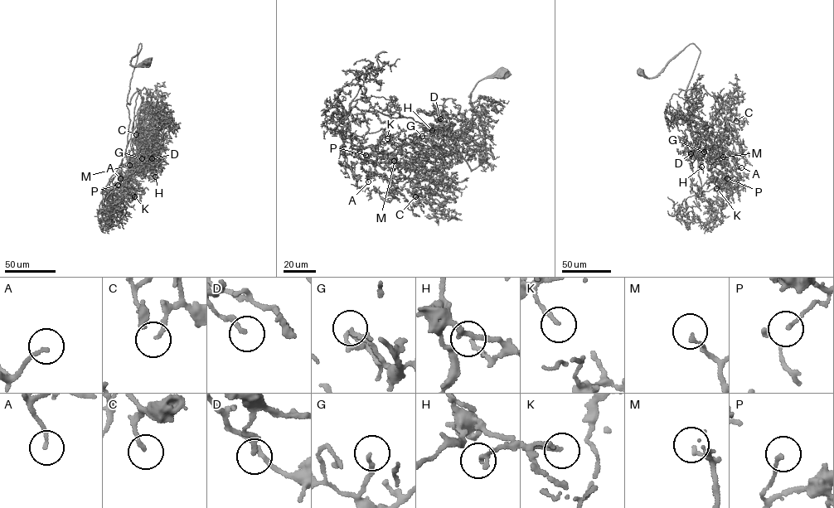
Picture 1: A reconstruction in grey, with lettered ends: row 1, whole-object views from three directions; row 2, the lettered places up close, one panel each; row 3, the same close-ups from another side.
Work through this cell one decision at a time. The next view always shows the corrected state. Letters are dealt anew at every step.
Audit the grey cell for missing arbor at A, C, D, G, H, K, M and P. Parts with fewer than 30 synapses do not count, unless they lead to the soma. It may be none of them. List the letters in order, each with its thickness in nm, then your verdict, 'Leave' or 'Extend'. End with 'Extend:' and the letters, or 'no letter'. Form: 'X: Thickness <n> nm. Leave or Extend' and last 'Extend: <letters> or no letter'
A: Thickness 130 nm. Extend
C: Thickness 160 nm. Leave
D: Thickness 180 nm. Leave
G: Thickness 160 nm. Leave
H: Thickness 180 nm. Leave
K: Thickness 170 nm. Leave
M: Thickness 130 nm. Leave
P: Thickness 140 nm. Leave
Extend: A

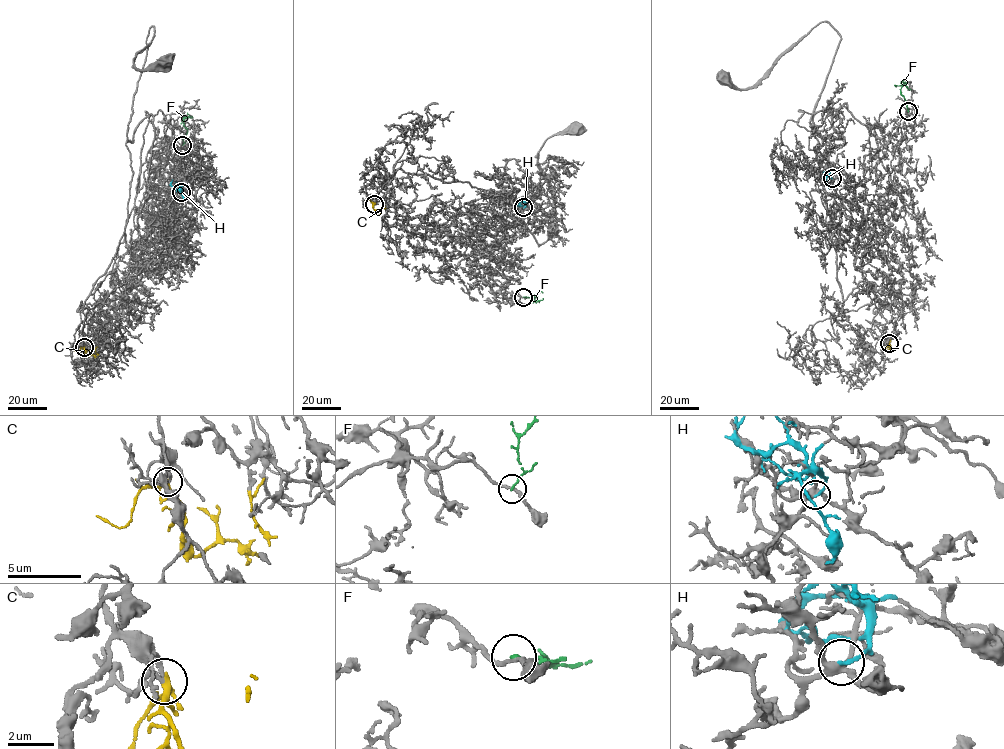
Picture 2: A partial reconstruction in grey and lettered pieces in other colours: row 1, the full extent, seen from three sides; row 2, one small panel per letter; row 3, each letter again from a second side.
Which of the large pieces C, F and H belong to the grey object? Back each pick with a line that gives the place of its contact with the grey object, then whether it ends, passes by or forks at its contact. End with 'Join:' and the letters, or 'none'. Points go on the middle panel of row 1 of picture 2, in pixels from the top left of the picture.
Join: none

